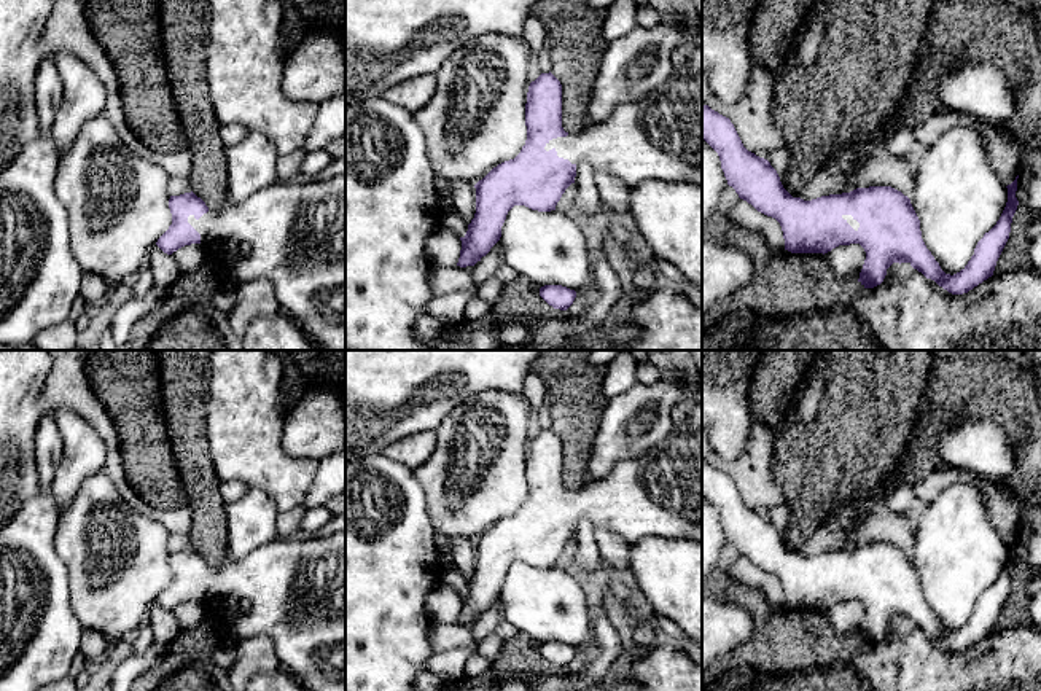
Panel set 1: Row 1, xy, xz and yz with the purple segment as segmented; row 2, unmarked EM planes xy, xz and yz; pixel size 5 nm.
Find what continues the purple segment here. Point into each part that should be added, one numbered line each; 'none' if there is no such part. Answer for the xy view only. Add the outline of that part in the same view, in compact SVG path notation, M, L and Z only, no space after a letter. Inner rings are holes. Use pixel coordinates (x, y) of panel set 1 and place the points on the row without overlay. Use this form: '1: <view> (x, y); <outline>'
1: xy (296, 586); M345 532L322 538L279 537L258 546L242 560L228 559L221 565L209 565L199 576L189 572L188 580L201 591L204 602L220 597L248 599L251 608L231 621L236 638L269 637L280 667L306 691L345 691Z

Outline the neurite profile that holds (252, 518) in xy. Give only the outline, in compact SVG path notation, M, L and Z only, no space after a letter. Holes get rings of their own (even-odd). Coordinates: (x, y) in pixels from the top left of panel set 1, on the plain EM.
M251 489L234 502L224 503L228 519L228 557L242 560L253 549L277 540L279 508L261 489Z

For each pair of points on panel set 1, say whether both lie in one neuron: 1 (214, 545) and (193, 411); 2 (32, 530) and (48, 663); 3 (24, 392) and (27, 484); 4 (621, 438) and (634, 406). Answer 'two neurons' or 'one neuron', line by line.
1: one neuron
2: one neuron
3: one neuron
4: one neuron

